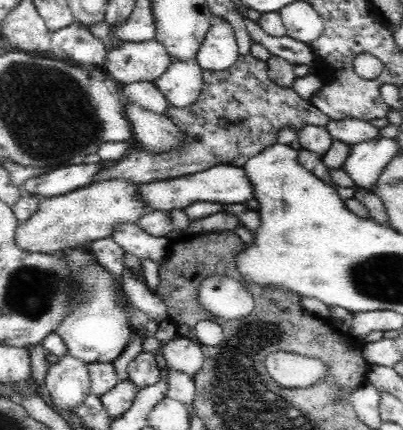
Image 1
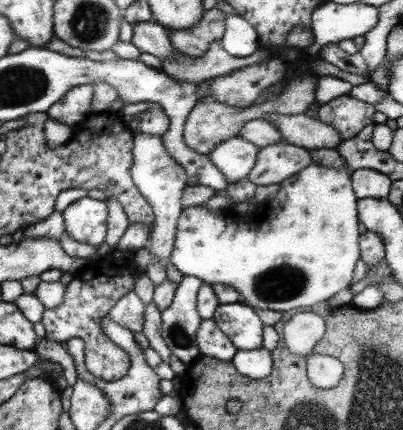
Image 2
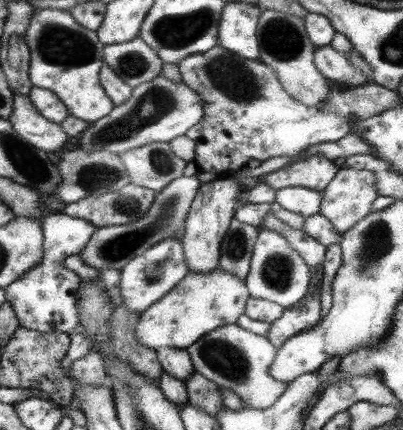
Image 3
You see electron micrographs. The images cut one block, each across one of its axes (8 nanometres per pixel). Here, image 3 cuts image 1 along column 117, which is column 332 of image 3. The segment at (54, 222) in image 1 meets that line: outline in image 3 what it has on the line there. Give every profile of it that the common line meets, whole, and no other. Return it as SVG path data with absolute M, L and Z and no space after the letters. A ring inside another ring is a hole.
M341 168L319 196L319 216L323 216L333 226L337 236L343 236L371 212L371 204L375 202L377 196L379 192L375 188L375 176L371 172Z

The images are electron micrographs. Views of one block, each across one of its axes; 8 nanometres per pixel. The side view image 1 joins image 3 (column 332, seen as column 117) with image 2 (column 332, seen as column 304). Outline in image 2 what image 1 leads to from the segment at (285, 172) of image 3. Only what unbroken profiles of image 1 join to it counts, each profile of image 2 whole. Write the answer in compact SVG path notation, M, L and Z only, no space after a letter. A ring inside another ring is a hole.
M351 94L339 96L315 110L315 118L327 126L333 126L343 140L355 138L365 126L373 122L375 108L367 102L353 98Z

